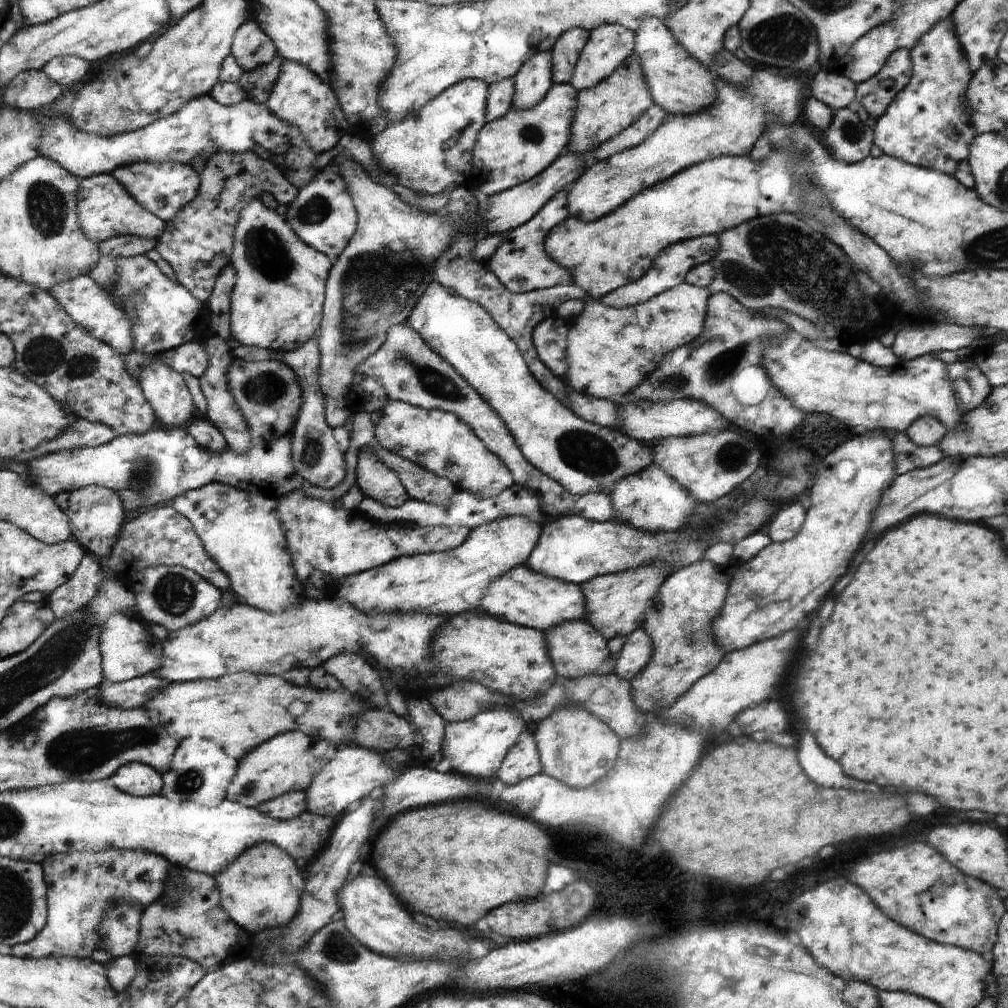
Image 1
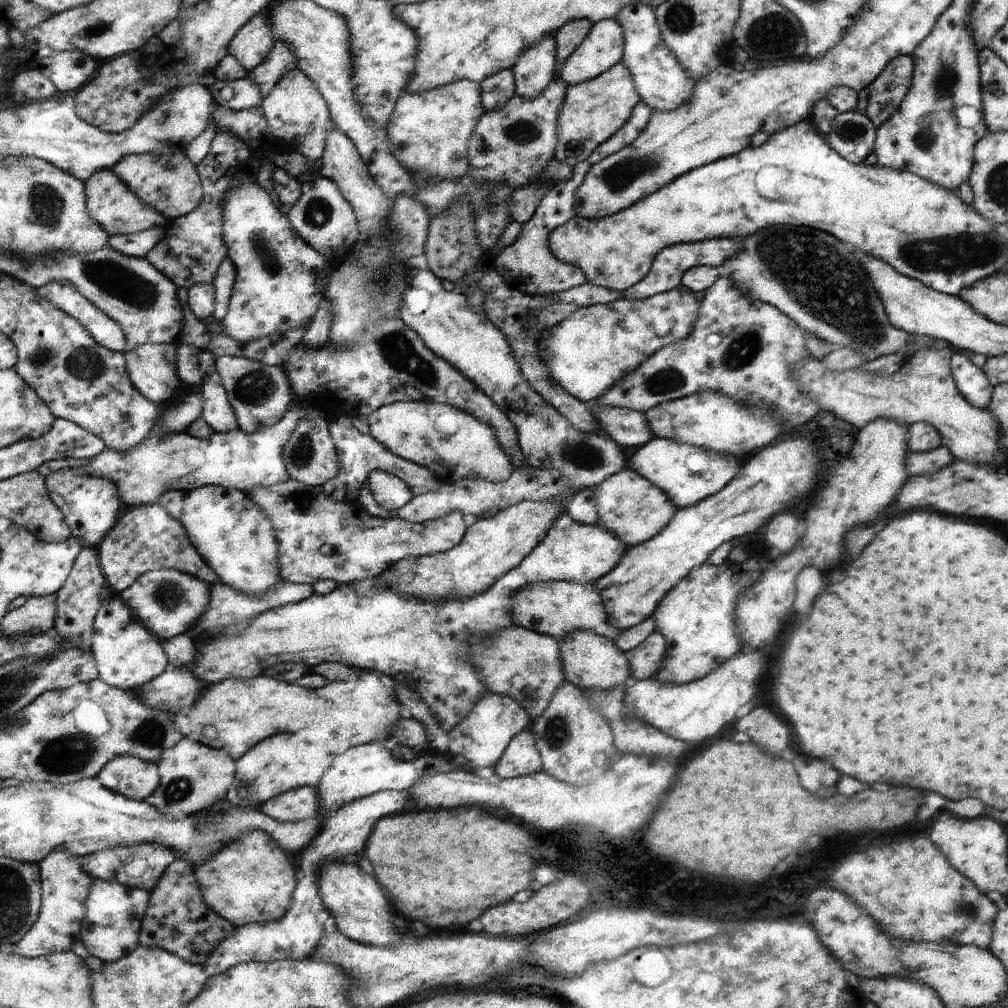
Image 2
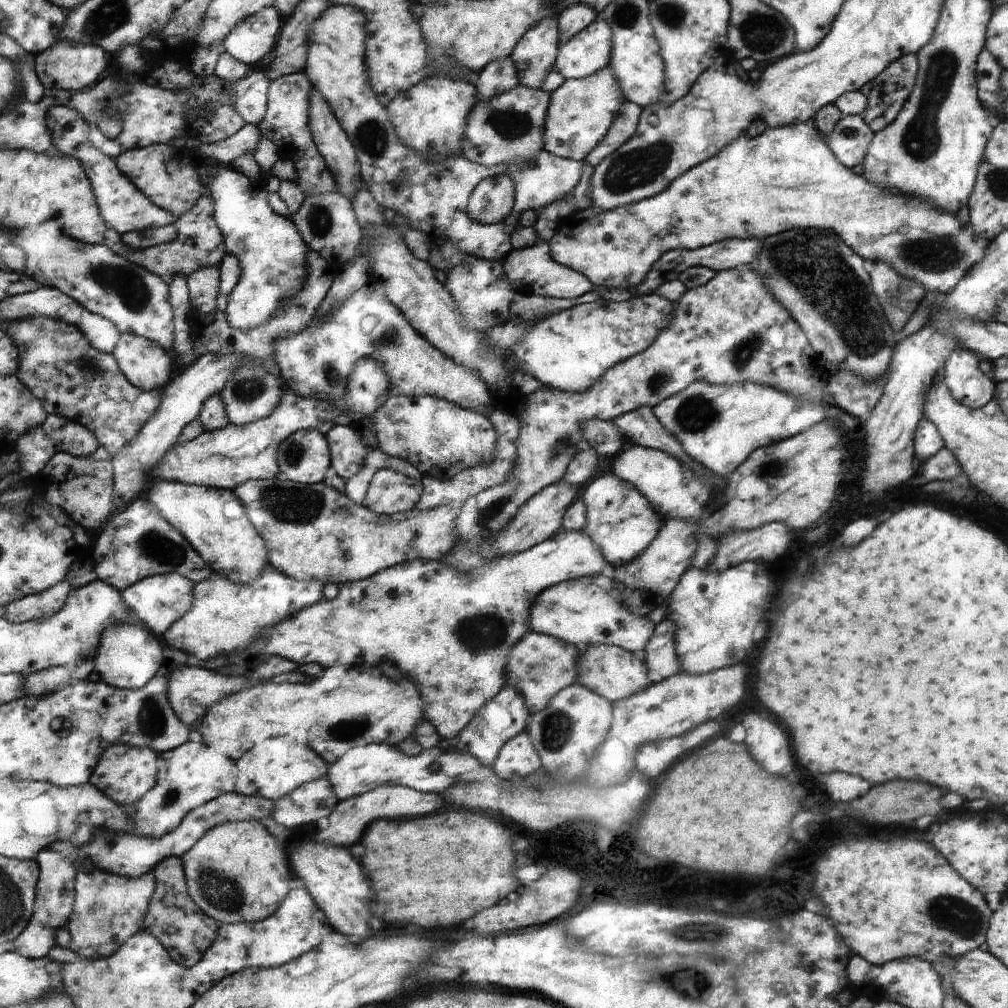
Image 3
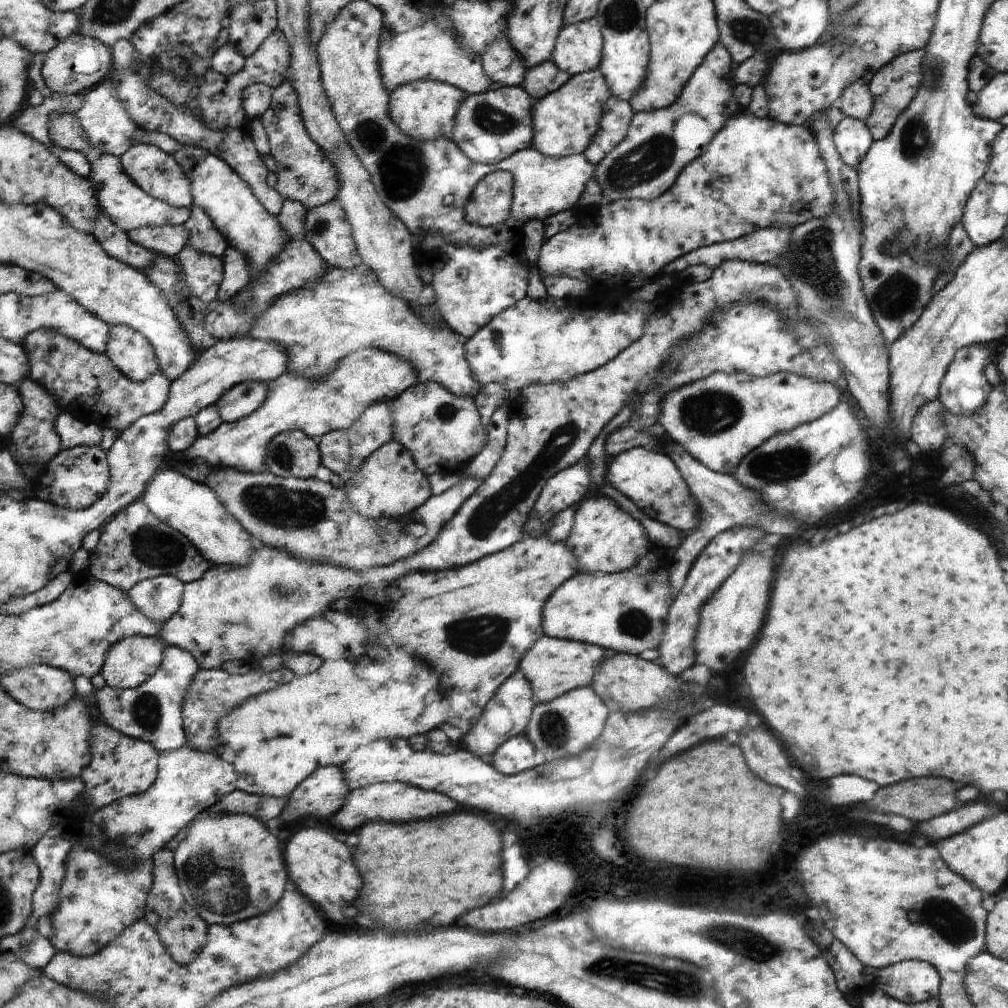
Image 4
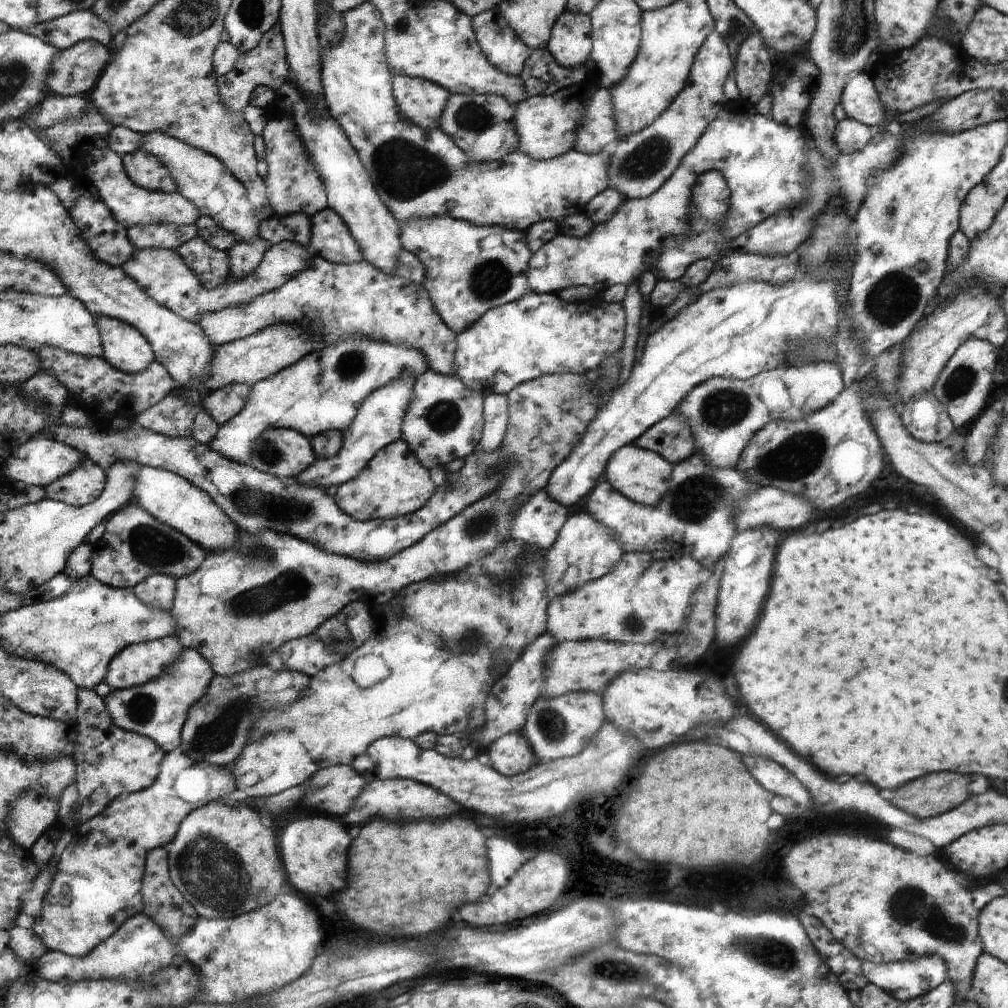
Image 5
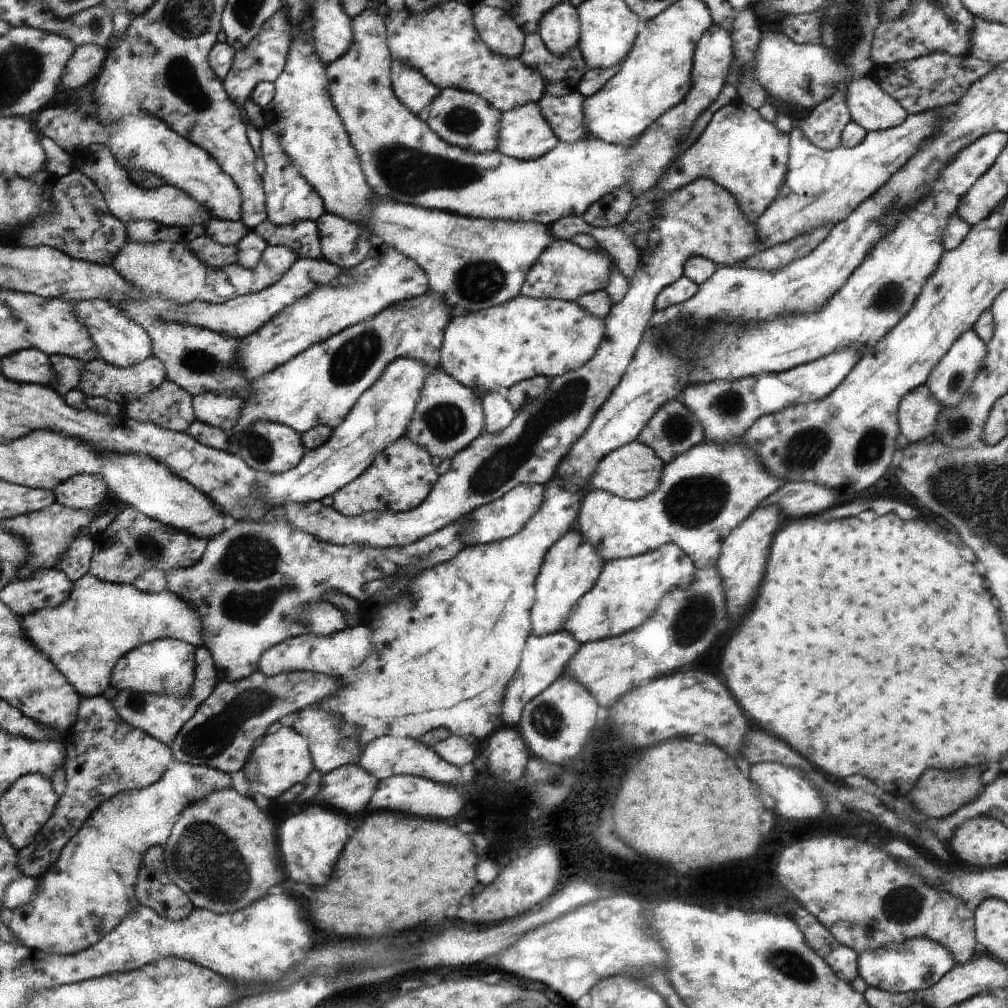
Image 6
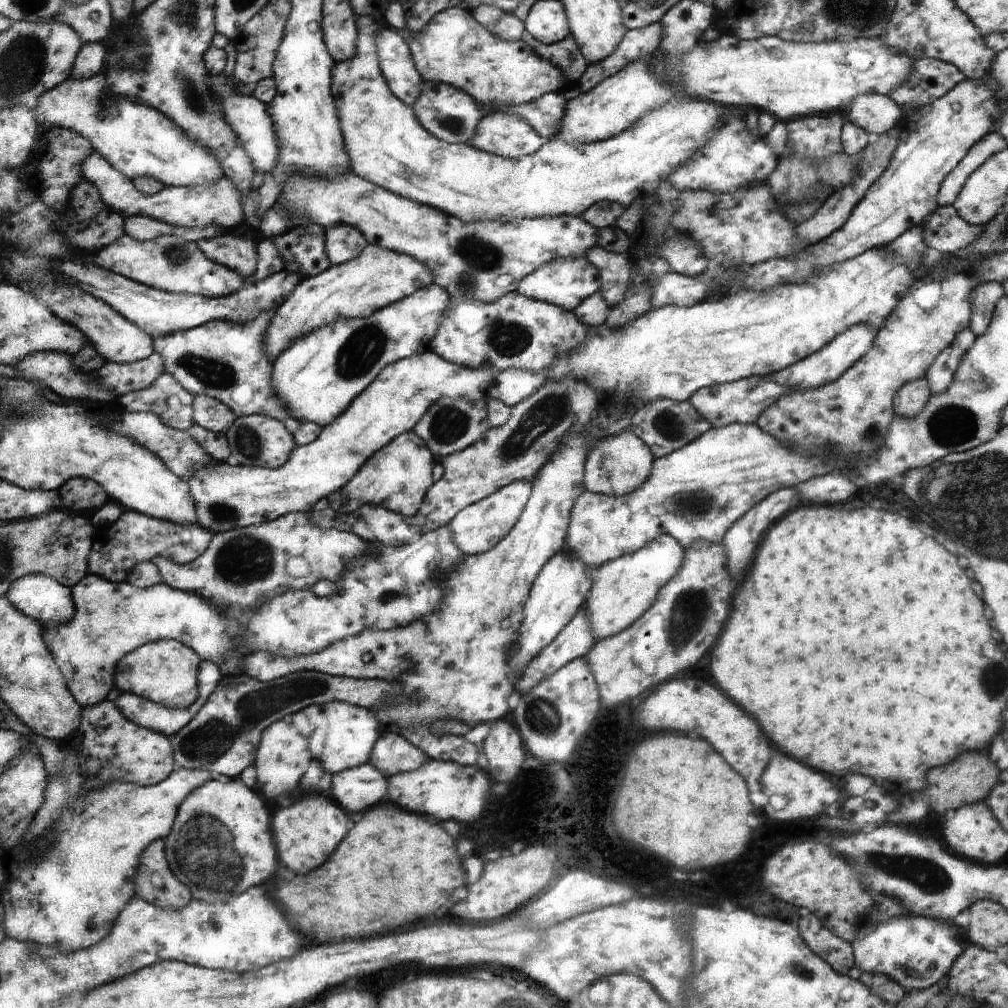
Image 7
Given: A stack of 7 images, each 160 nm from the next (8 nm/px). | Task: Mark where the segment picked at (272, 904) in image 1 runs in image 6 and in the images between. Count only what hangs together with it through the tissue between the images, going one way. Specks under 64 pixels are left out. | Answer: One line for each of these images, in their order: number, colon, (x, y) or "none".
2: (250, 880)
3: (235, 873)
4: (230, 868)
5: (224, 861)
6: (240, 869)

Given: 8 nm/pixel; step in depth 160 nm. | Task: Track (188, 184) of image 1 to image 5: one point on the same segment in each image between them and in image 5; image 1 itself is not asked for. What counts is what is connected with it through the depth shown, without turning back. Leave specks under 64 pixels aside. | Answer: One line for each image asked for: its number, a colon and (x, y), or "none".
2: (169, 183)
3: (159, 171)
4: (158, 173)
5: (145, 169)

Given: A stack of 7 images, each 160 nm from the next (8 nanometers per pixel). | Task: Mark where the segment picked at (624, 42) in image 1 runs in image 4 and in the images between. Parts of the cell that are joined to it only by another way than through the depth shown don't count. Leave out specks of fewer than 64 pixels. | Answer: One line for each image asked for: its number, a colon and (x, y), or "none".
2: (604, 47)
3: (591, 50)
4: (579, 48)

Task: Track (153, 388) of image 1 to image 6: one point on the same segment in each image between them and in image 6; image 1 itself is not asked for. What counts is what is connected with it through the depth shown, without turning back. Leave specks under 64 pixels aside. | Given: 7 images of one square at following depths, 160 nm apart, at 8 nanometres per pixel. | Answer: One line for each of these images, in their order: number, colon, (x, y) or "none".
2: (152, 368)
3: (146, 364)
4: (133, 354)
5: (125, 347)
6: (121, 342)

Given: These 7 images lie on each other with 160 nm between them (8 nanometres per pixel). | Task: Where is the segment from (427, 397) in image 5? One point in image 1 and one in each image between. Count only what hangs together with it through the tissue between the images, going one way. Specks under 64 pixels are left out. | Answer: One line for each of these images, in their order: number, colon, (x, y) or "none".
1: (438, 440)
2: (454, 445)
3: (440, 438)
4: (441, 429)

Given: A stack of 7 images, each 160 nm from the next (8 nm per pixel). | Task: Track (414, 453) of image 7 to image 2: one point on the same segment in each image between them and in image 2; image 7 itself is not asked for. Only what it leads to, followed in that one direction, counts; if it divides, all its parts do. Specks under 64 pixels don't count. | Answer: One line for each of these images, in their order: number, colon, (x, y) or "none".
2: (391, 492)
3: (389, 492)
4: (390, 484)
5: (394, 484)
6: (401, 478)

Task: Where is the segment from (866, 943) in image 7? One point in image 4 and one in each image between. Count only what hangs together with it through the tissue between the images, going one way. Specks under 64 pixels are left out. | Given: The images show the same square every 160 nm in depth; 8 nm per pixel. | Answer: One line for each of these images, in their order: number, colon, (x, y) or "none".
4: (911, 981)
5: (907, 980)
6: (915, 965)

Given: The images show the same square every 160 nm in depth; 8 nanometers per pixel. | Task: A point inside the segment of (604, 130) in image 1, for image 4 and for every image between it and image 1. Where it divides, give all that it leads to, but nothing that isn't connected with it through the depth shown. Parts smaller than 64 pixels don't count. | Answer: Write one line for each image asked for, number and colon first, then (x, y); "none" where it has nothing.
2: (594, 110)
3: (582, 110)
4: (565, 121)

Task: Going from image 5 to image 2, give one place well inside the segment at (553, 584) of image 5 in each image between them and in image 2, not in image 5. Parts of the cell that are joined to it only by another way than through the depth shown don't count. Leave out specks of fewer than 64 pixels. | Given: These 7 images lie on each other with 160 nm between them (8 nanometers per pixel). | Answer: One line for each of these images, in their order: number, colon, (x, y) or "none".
2: (633, 508)
3: (621, 521)
4: (605, 539)

